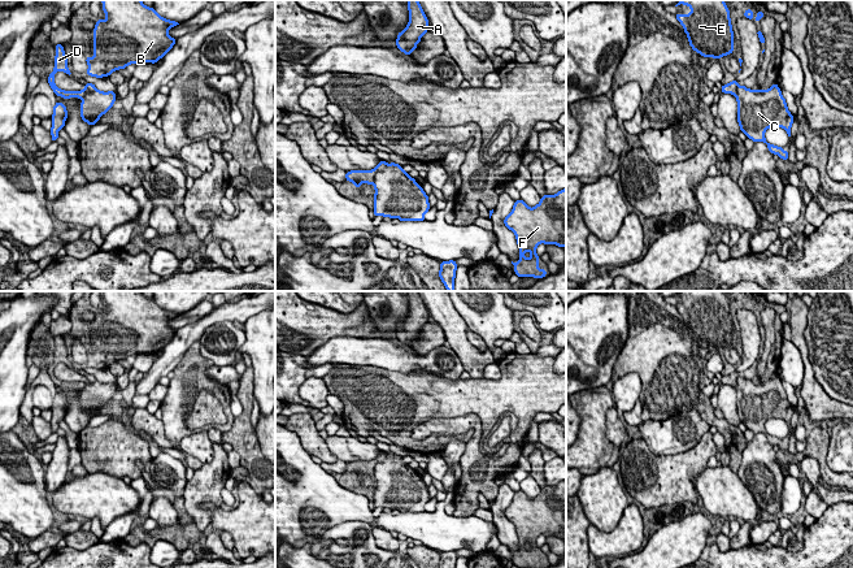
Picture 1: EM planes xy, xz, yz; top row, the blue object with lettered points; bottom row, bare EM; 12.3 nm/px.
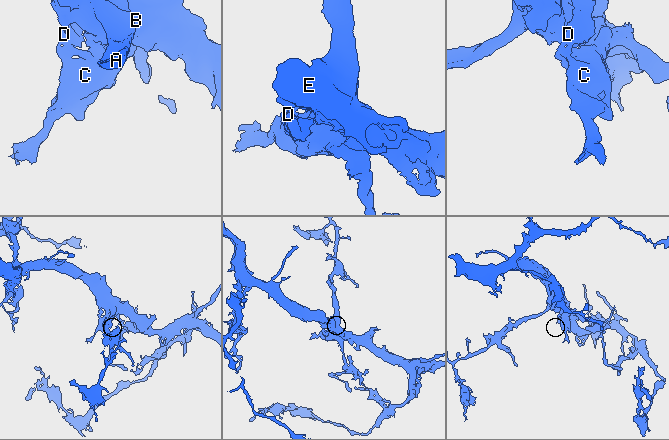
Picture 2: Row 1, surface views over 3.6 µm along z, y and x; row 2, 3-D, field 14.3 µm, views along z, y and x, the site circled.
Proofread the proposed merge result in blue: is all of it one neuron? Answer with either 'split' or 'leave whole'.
split

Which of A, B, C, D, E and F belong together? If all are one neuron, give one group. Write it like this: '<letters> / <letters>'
A B D E F / C

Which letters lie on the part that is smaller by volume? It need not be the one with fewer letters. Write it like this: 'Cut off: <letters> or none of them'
Cut off: C

